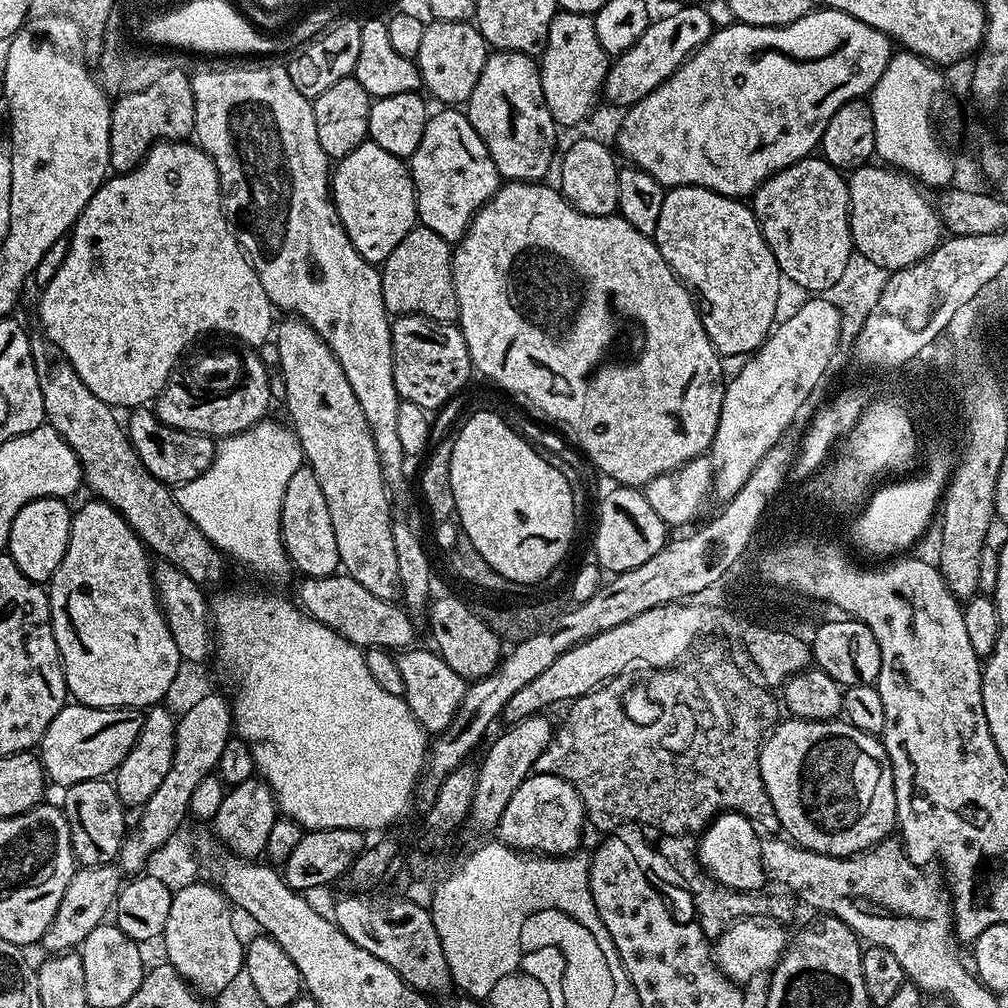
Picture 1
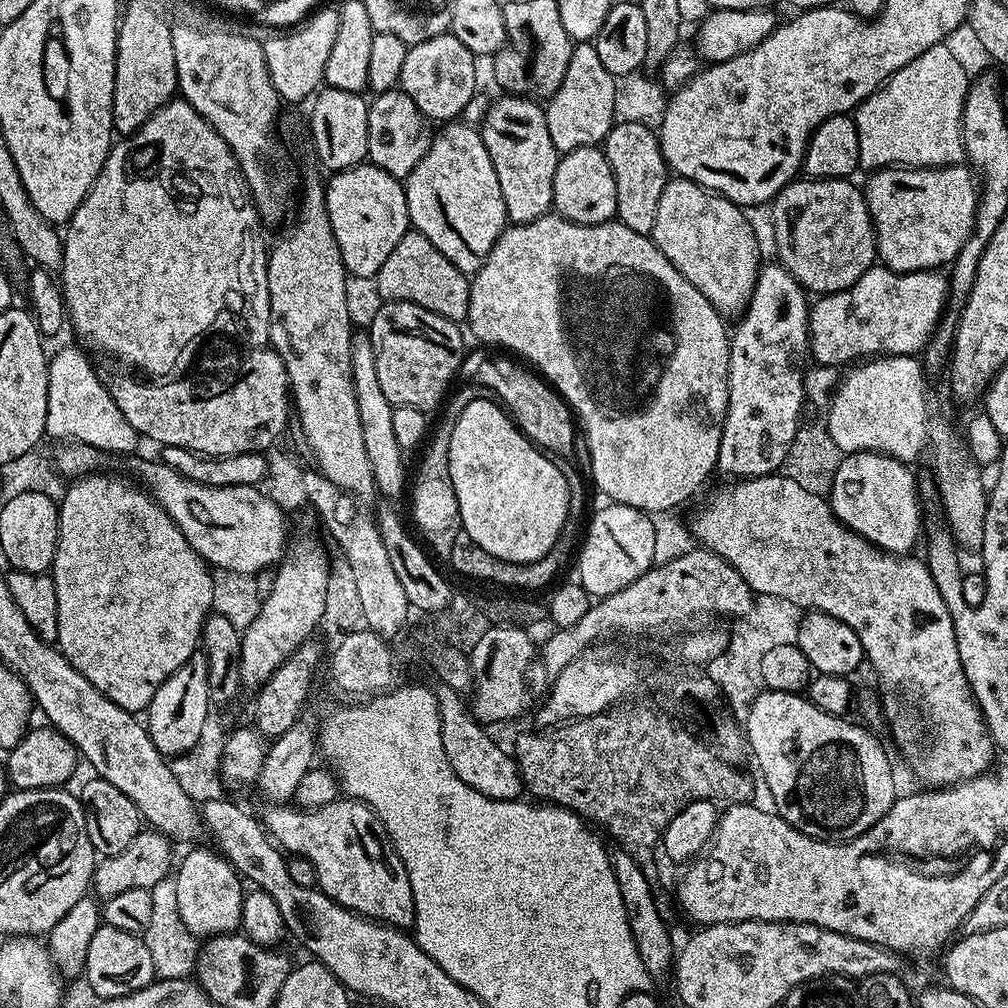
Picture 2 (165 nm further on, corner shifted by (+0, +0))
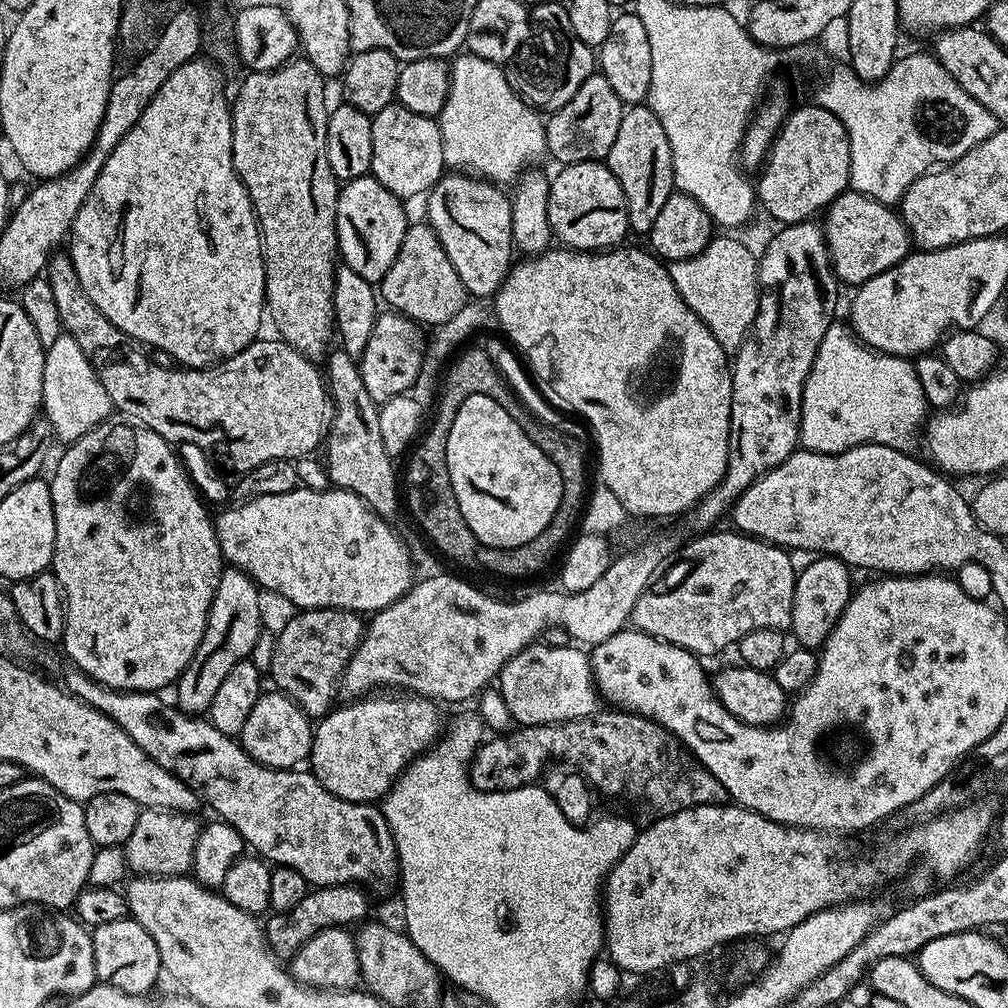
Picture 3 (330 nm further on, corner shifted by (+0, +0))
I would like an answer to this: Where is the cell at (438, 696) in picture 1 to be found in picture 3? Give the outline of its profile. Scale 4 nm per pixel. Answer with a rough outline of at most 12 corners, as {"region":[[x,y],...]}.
{"region":[[533,642],[498,689],[520,726],[601,707],[589,653]]}

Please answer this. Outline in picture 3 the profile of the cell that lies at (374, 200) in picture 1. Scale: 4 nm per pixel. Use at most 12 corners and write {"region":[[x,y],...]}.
{"region":[[371,174],[336,198],[338,256],[379,282],[410,223]]}

